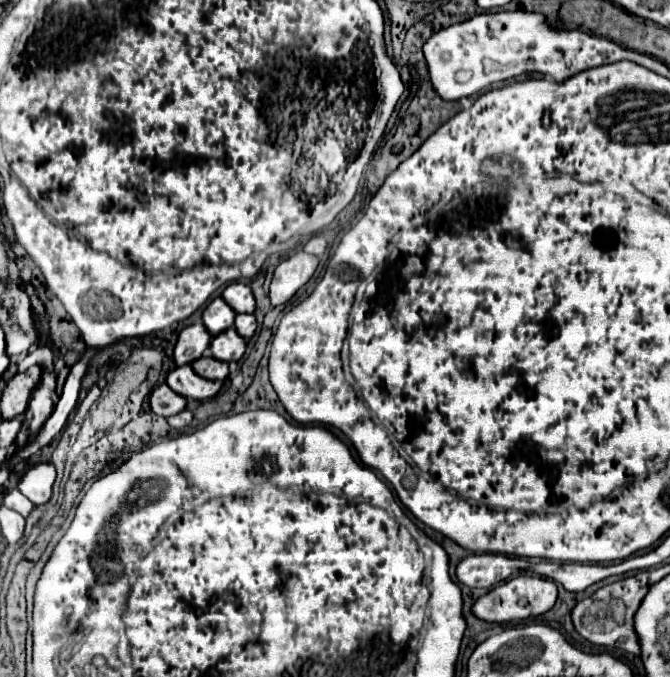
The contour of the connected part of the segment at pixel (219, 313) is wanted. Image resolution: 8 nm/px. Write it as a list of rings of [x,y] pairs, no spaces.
[[[214,298],[206,306],[206,310],[202,314],[202,320],[204,320],[204,324],[206,324],[206,328],[208,328],[208,332],[212,336],[232,328],[234,326],[234,318],[236,318],[236,312],[230,306],[226,306],[222,298]]]

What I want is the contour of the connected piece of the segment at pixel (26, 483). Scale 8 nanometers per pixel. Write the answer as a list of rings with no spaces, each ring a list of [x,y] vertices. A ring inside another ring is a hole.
[[[36,464],[22,476],[18,490],[30,502],[34,502],[36,506],[42,506],[52,498],[54,478],[56,478],[56,470],[52,464]]]

